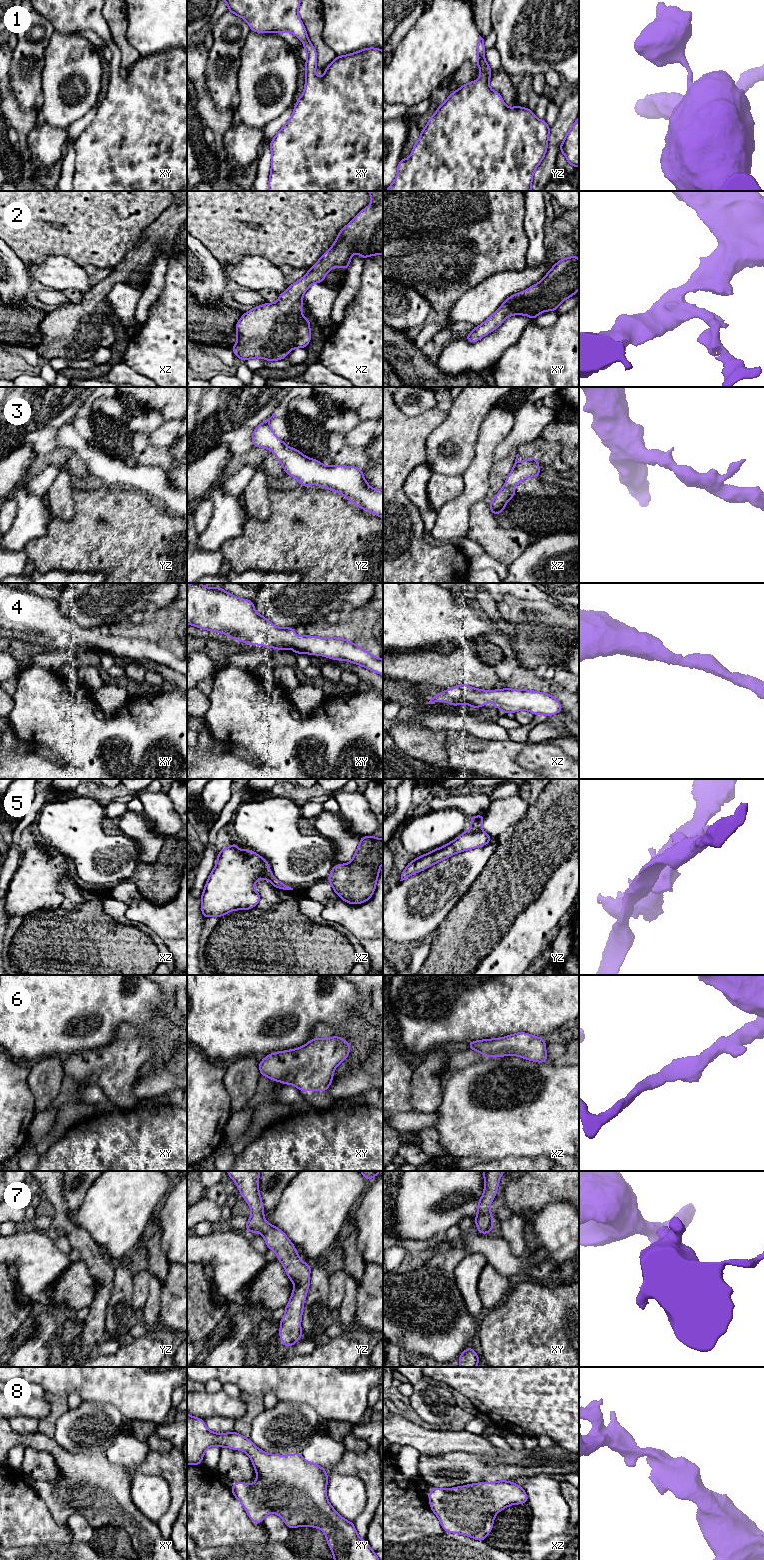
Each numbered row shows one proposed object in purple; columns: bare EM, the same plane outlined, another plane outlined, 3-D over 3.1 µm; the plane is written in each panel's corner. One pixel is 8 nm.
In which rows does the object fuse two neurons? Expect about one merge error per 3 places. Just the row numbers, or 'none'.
none

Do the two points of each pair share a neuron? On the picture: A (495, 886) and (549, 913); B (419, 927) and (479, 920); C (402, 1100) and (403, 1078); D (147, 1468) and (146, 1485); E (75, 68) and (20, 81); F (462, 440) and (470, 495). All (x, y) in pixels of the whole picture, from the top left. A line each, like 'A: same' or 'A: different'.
A: different
B: different
C: same
D: different
E: different
F: different

